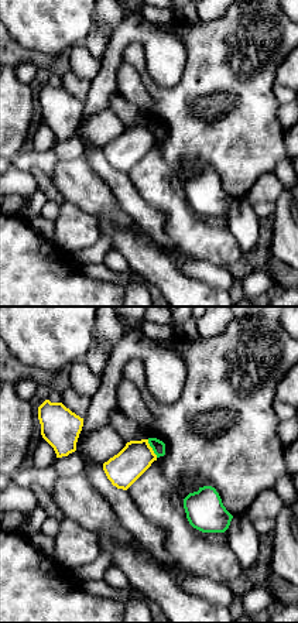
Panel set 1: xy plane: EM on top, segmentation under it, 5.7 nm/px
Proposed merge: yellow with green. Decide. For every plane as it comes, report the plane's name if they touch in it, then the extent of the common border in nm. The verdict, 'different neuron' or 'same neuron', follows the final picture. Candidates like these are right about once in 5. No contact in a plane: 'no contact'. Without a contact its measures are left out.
xy | 120 nm

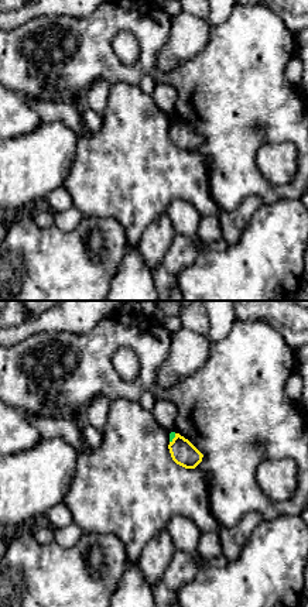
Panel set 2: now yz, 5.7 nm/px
yz | 70 nm

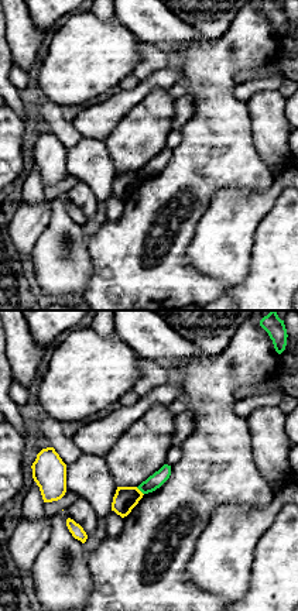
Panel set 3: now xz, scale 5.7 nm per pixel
xz | 60 nm

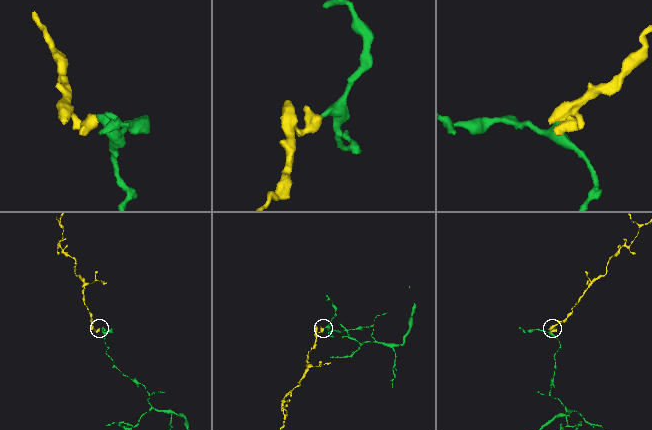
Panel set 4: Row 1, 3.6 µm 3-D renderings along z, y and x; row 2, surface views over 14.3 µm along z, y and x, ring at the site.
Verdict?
different neuron

